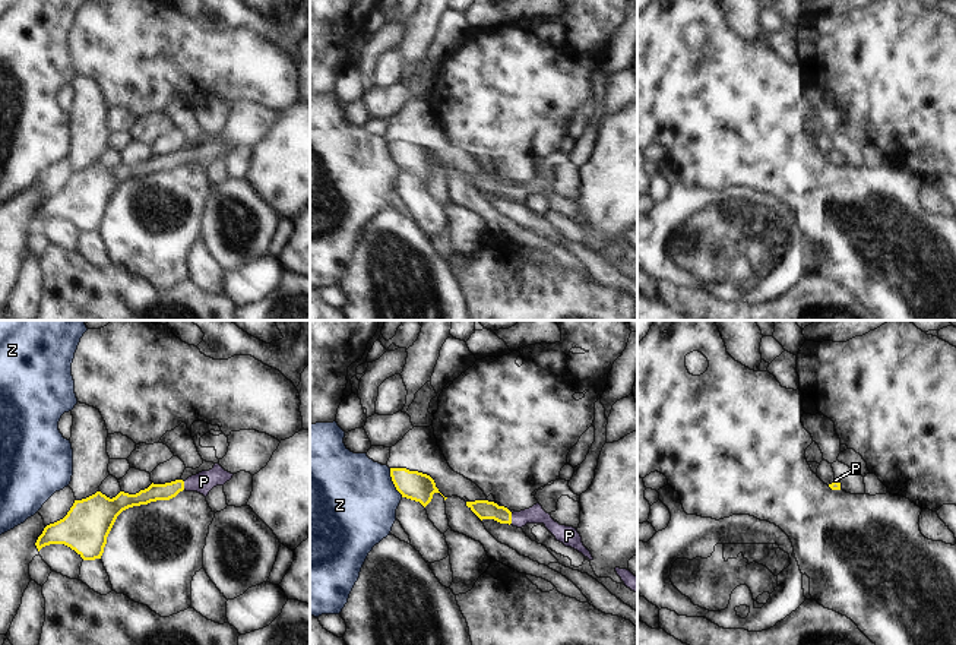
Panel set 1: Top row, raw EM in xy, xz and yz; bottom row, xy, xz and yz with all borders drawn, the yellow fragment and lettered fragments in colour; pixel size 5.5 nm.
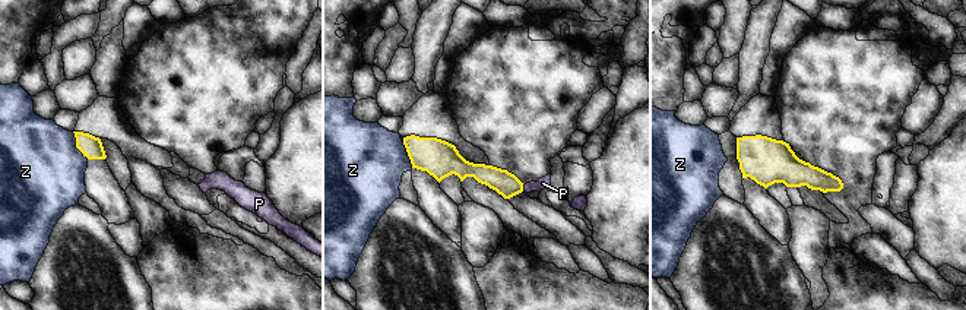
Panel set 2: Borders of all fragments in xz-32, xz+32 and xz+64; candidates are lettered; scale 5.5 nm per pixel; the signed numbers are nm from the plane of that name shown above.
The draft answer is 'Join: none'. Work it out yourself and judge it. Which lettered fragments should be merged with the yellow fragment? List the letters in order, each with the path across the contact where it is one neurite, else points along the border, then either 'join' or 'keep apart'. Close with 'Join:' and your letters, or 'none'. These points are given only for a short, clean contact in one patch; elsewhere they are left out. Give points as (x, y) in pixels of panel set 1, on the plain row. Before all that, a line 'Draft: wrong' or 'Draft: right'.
Draft: wrong
P: way xz (484, 182), (494, 183), (510, 192), (534, 187); join
Z: border xz (389, 141), (392, 155), (402, 168); keep apart
Join: P

